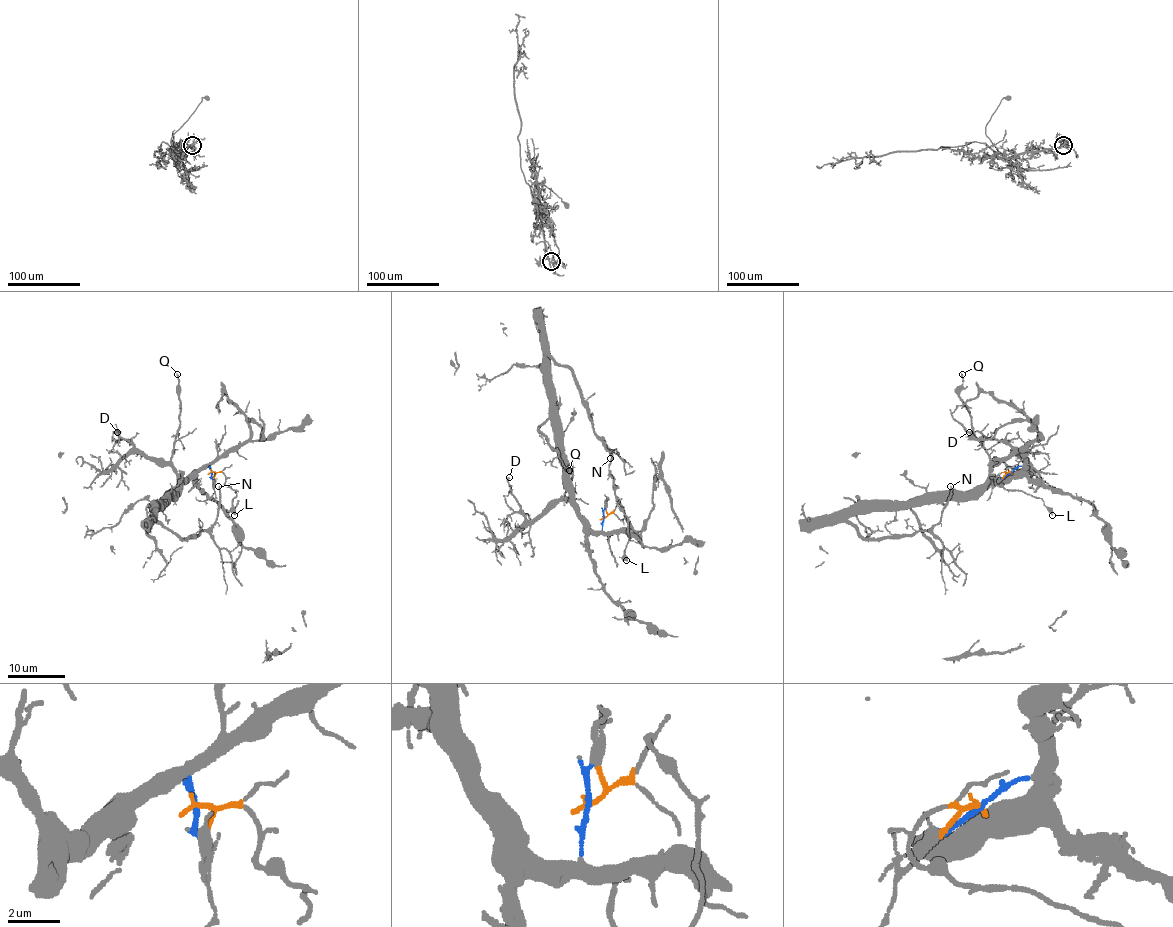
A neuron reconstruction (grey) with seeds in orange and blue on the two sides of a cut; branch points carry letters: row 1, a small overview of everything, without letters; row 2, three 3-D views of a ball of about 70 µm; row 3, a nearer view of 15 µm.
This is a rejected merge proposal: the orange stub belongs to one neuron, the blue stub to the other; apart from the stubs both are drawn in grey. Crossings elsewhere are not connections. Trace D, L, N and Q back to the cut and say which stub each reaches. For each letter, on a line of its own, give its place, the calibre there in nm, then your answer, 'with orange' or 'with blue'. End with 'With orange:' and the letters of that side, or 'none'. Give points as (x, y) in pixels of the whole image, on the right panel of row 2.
D: place (969, 432); calibre 240 nm; with blue
L: place (1052, 515); calibre 400 nm; with orange
N: place (950, 486); calibre 180 nm; with blue
Q: place (962, 374); calibre 150 nm; with blue
With orange: L

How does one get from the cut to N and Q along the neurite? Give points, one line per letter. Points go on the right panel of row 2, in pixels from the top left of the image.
N: (1011, 472), (967, 492), (859, 506), (847, 518), (865, 538), (928, 531), (940, 521), (950, 486)
Q: (1011, 472), (1022, 467), (1005, 477), (992, 472), (986, 448), (959, 395), (961, 373)

